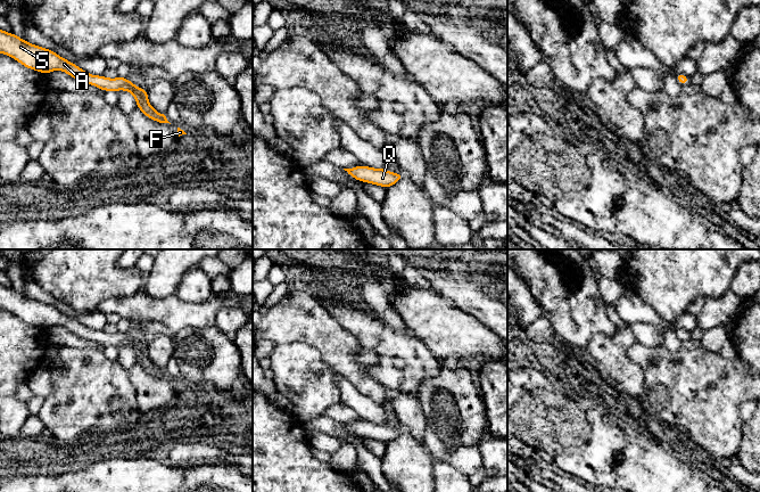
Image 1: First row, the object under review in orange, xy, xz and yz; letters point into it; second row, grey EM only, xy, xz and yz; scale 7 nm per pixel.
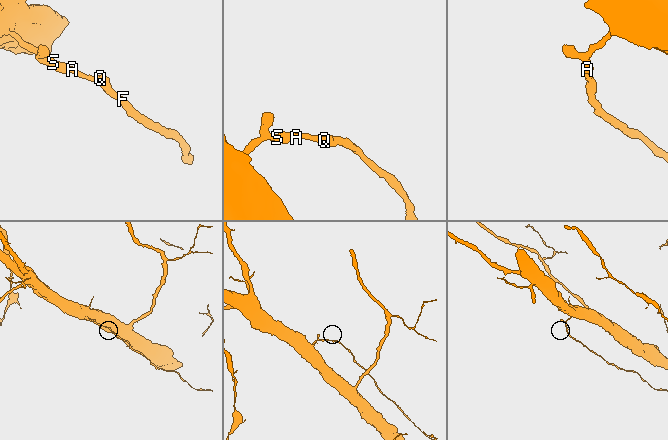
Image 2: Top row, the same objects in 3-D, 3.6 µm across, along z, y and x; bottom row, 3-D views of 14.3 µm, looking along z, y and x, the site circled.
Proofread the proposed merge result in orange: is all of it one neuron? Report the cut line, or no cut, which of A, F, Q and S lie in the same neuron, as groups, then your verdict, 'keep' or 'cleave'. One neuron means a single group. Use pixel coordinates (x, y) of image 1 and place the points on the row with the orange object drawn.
no cut; A F Q S; keep

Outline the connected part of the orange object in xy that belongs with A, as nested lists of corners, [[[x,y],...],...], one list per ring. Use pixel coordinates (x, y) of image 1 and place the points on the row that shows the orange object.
[[[0,28],[0,54],[10,56],[26,68],[48,74],[55,69],[63,71],[86,84],[92,84],[104,91],[125,90],[135,97],[137,107],[150,120],[159,123],[170,123],[164,114],[152,108],[146,89],[140,89],[126,77],[107,79],[104,75],[94,76],[81,69],[74,63],[60,57],[55,51],[28,43],[19,36]]]

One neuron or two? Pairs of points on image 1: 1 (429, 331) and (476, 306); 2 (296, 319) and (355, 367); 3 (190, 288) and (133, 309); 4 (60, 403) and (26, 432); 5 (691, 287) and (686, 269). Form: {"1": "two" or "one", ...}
{"1": "two", "2": "one", "3": "two", "4": "two", "5": "one"}

